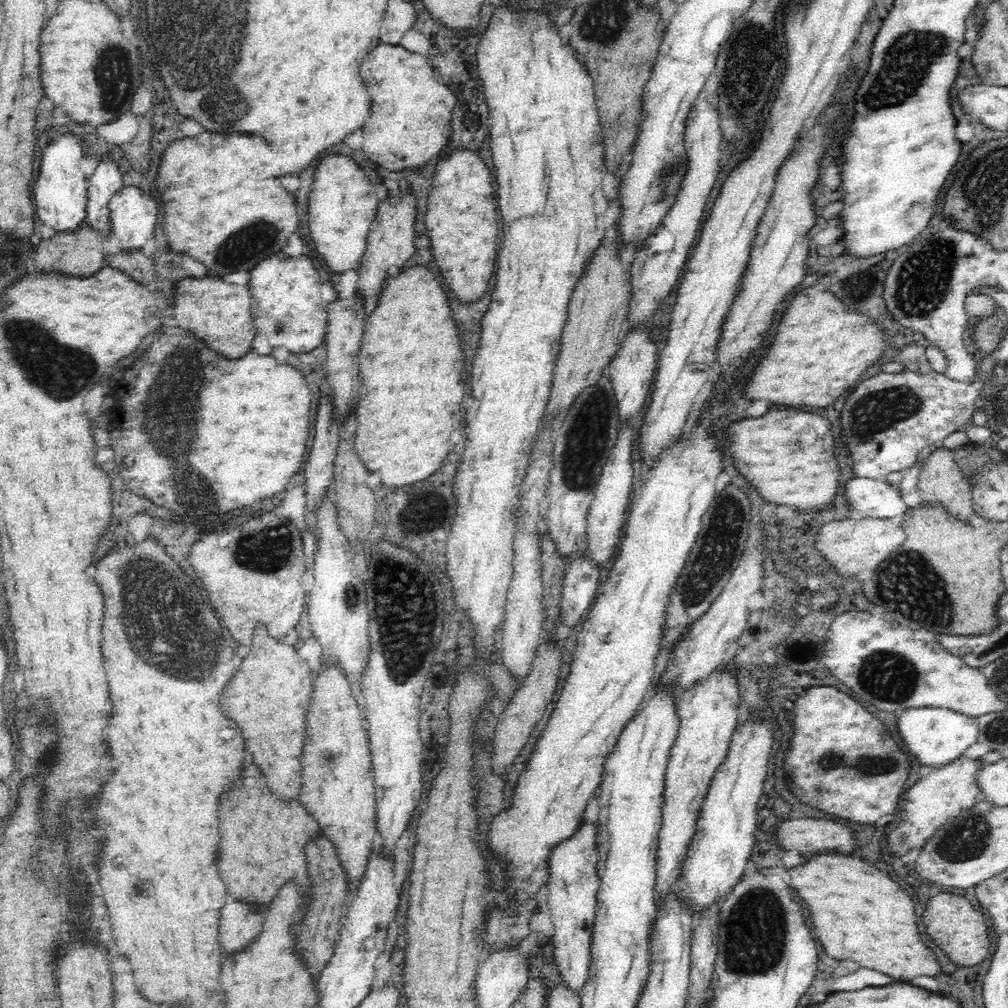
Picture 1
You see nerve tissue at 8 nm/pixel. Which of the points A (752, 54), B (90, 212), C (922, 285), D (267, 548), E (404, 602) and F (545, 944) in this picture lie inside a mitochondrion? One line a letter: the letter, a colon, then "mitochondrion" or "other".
A: mitochondrion
B: other
C: mitochondrion
D: mitochondrion
E: mitochondrion
F: other

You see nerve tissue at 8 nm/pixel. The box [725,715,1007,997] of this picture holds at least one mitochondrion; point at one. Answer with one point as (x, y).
(968, 839)

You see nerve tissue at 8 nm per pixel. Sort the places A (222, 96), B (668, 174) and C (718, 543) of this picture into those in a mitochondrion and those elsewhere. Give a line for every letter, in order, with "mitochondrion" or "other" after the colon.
A: mitochondrion
B: mitochondrion
C: mitochondrion

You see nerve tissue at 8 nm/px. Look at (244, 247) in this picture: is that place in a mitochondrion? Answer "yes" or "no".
yes

